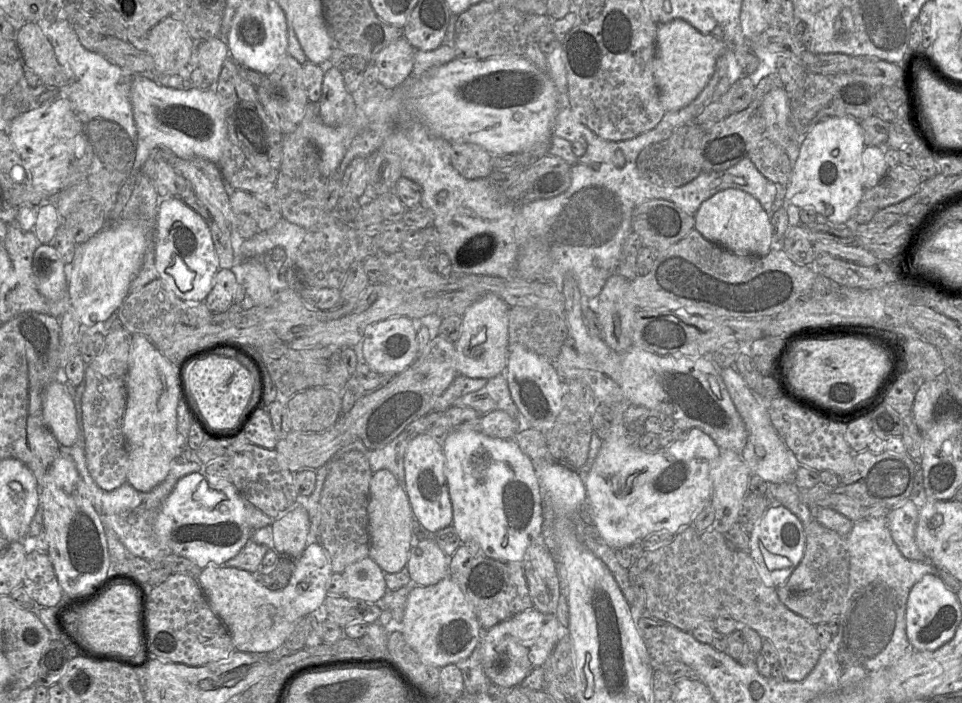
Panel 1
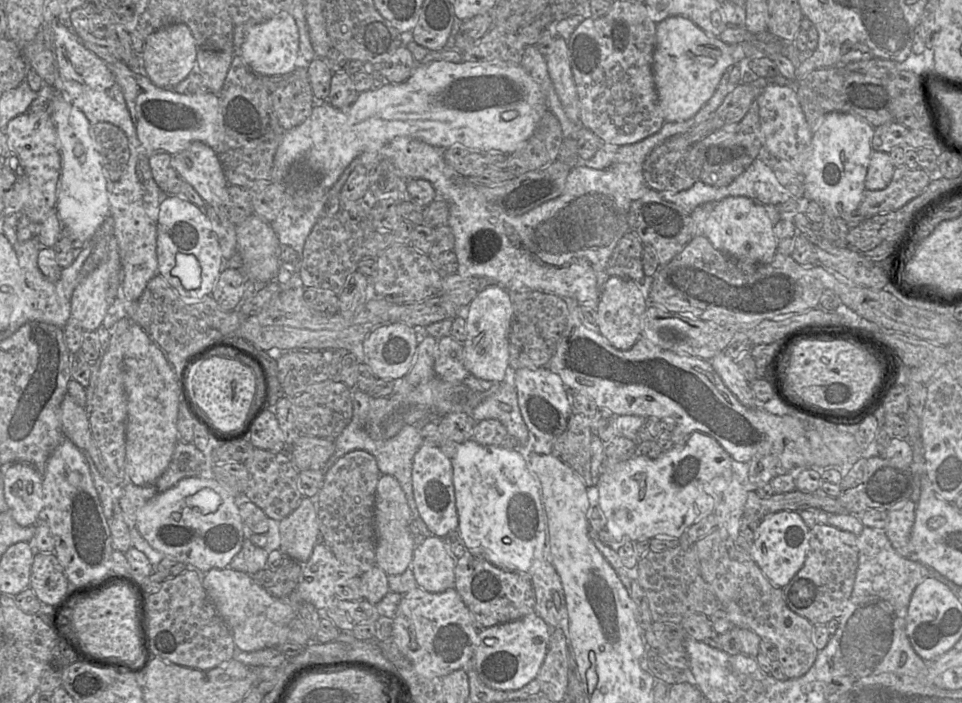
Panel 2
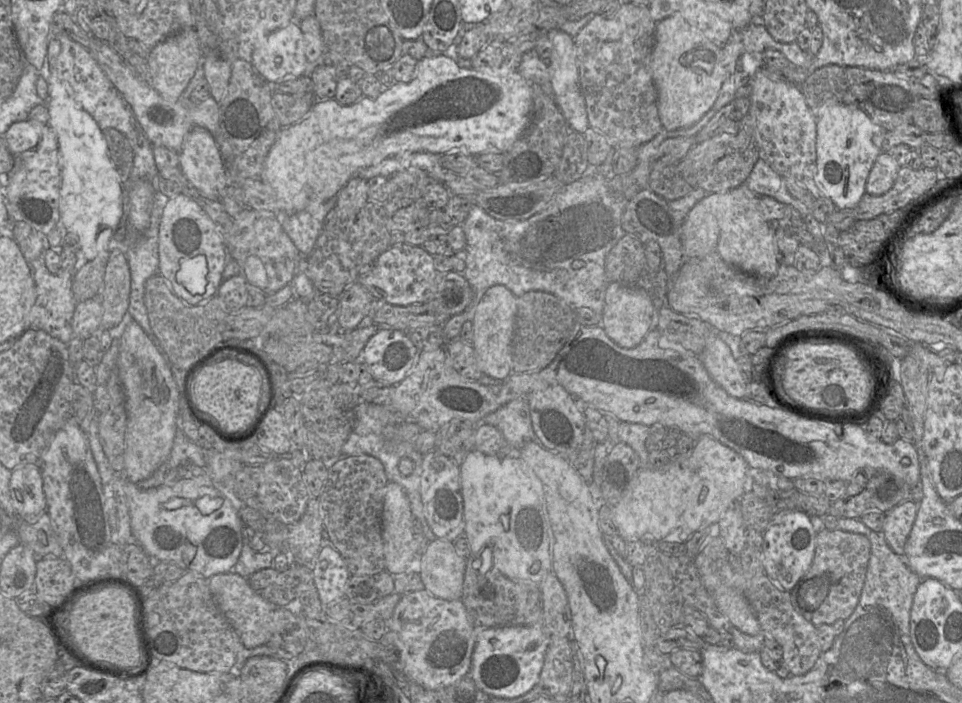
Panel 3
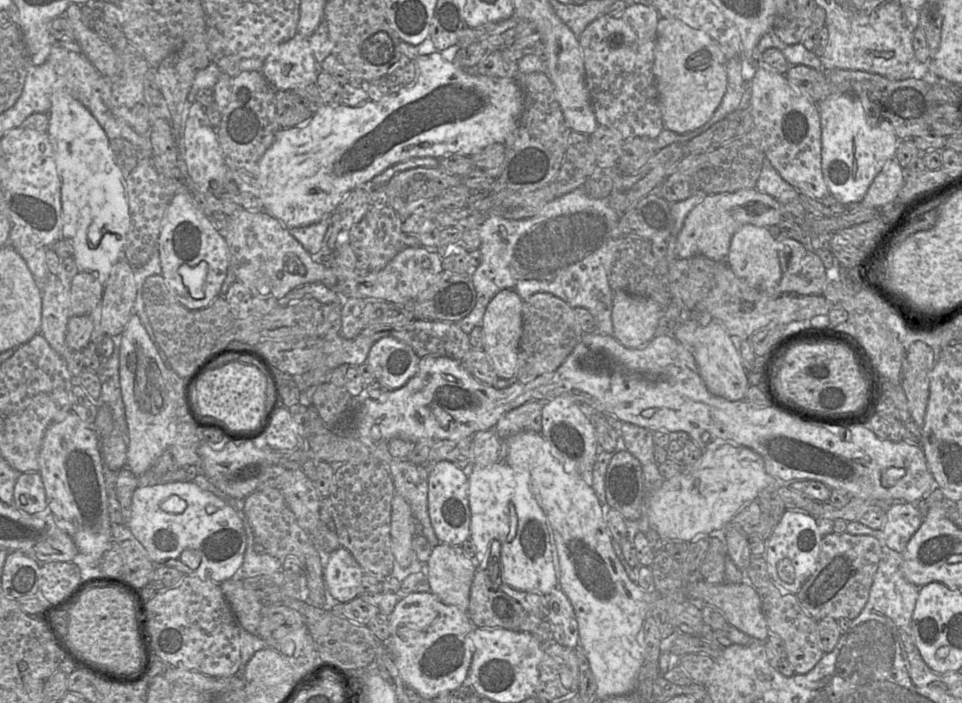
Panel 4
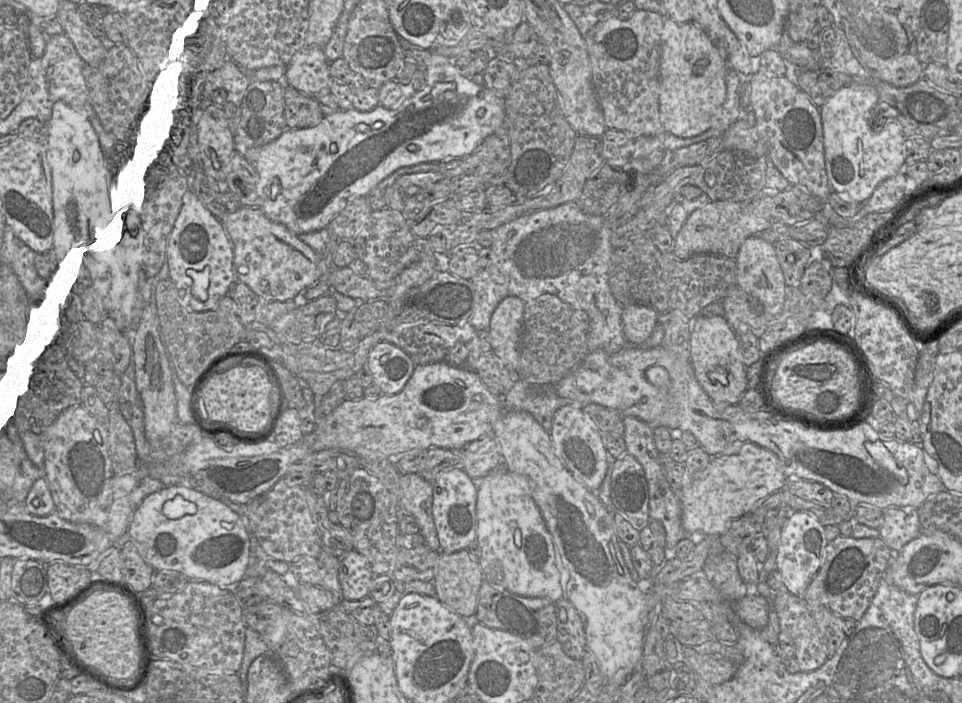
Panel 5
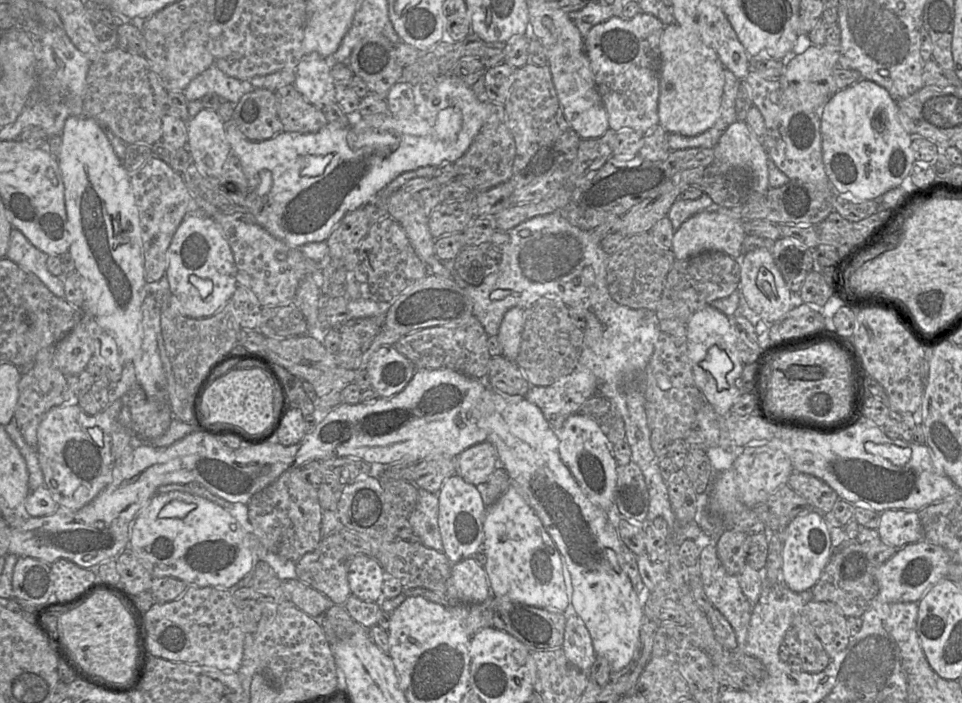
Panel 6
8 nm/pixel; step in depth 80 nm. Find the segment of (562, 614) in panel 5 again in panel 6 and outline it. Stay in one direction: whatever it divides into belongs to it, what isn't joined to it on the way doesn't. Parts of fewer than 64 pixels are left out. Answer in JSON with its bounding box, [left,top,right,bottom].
[561,615,597,674]

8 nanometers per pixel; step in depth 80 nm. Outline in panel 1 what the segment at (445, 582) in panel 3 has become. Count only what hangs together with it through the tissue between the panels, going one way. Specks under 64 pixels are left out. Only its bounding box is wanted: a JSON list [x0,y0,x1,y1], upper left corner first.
[406,538,450,585]

